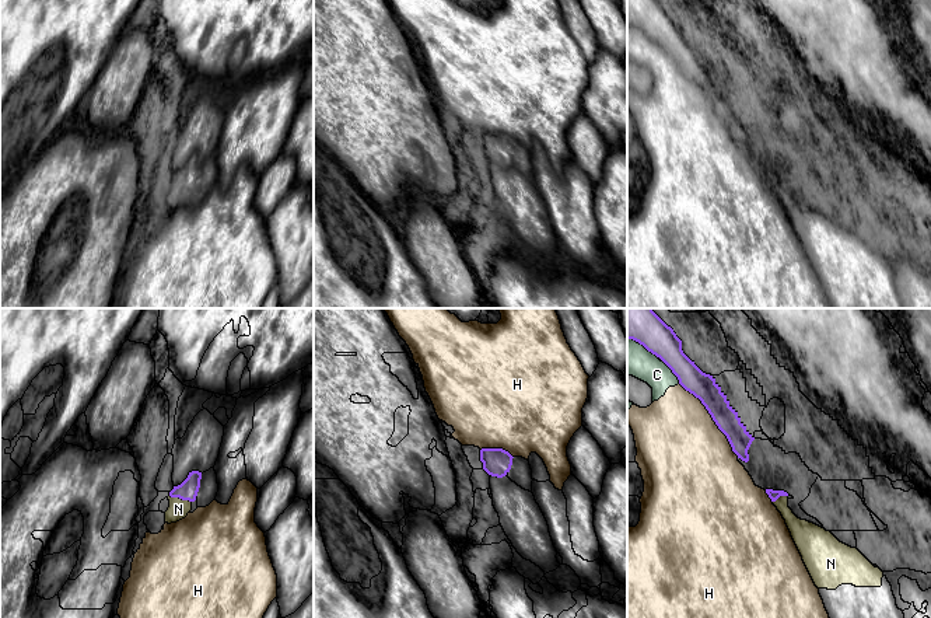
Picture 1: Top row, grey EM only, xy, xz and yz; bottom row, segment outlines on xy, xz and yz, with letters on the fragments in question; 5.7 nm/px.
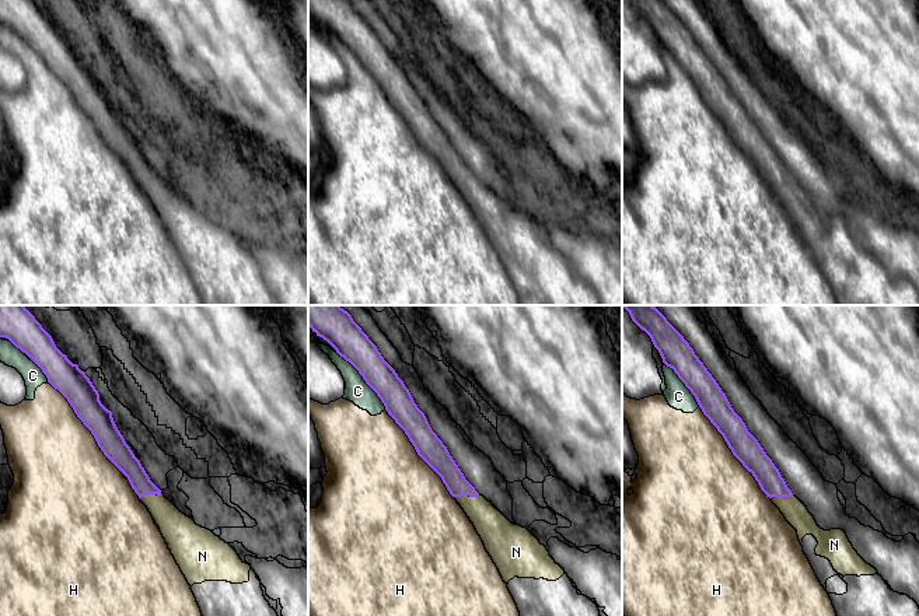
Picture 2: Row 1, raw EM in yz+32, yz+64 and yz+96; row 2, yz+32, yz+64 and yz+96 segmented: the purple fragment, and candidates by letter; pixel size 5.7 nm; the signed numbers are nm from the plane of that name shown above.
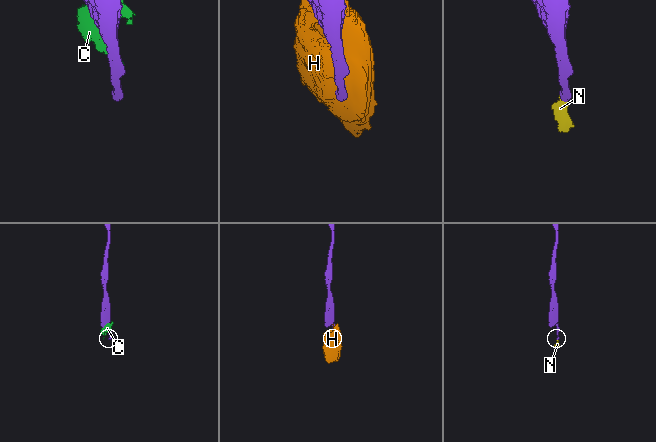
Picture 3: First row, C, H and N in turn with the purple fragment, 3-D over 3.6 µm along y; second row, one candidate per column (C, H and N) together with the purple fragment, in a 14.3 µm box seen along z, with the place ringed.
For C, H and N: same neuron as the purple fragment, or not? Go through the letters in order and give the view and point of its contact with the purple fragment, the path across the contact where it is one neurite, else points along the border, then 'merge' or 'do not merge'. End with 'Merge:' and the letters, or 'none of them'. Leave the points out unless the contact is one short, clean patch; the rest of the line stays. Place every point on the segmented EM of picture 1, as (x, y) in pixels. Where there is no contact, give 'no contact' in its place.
C: yz (672, 372) | do not merge
H: yz (713, 419) | do not merge
N: xy (181, 498) | across xy (188, 489), (181, 498), (178, 509) | merge
Merge: N

